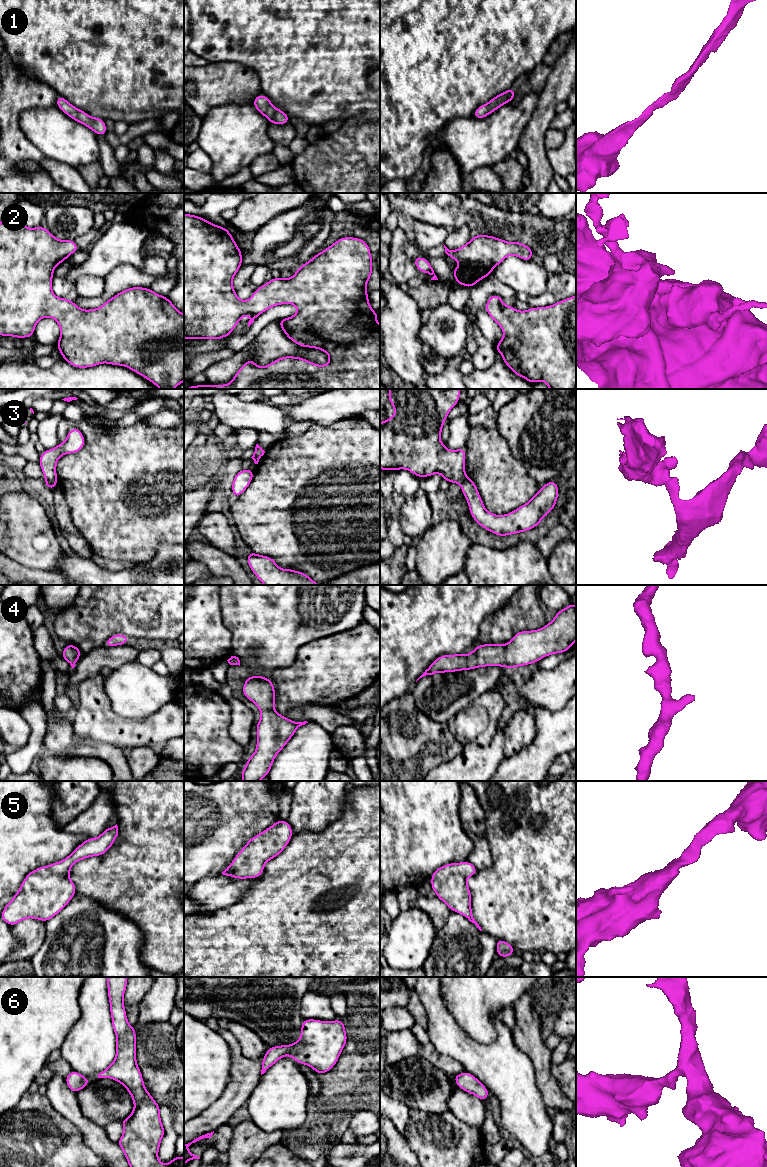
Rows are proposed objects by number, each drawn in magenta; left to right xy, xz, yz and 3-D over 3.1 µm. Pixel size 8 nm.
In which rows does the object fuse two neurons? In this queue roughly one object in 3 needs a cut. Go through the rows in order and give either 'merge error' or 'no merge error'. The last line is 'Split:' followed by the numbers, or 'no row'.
1: no merge error
2: no merge error
3: merge error
4: no merge error
5: no merge error
6: no merge error
Split: 3

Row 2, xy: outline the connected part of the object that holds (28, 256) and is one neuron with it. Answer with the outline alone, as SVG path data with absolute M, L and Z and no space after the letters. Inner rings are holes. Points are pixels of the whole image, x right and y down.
M10 216L0 222L0 335L26 338L34 335L38 321L51 317L57 321L61 336L56 343L63 360L77 368L102 363L125 366L151 381L159 389L174 389L184 381L184 314L166 296L150 288L131 287L106 301L97 309L83 310L74 301L58 298L52 291L53 271L72 253L80 250L74 240L59 240L47 228L24 226Z

